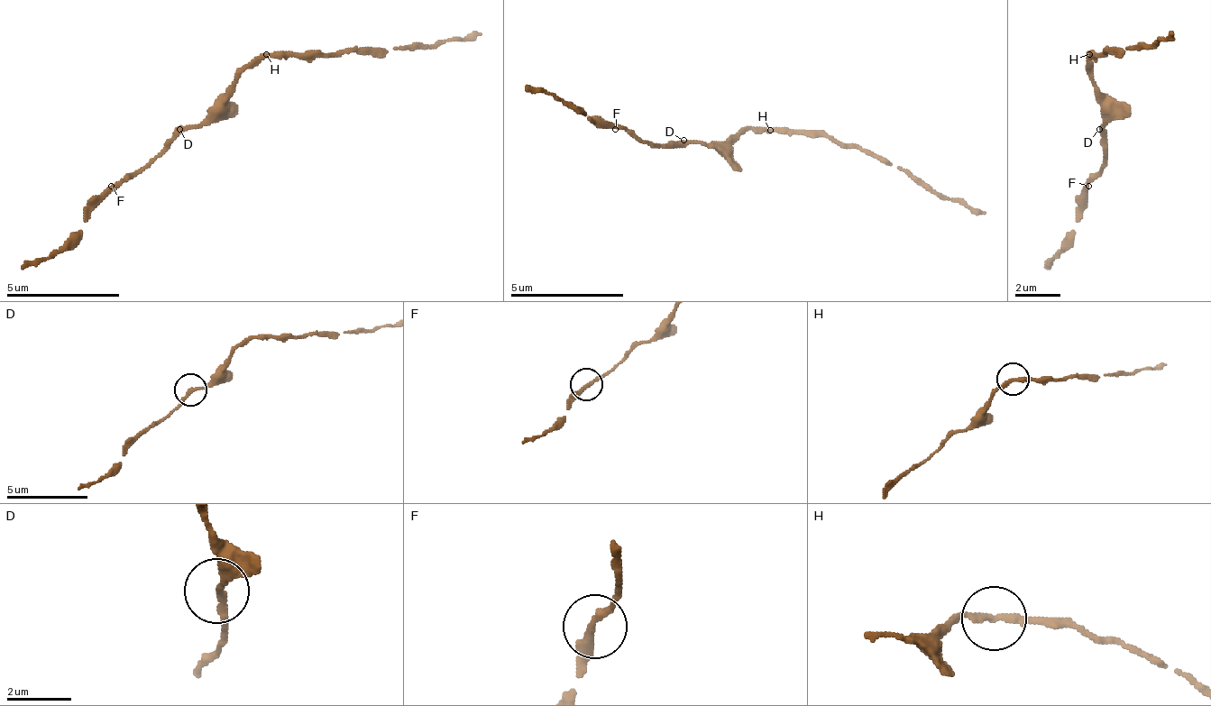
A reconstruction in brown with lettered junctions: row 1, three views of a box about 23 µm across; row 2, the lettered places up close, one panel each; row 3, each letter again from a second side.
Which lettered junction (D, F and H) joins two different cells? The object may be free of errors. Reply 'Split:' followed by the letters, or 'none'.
Split: none

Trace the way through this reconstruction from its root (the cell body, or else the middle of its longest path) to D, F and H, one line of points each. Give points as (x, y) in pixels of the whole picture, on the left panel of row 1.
D: (230, 95), (202, 123), (185, 123), (179, 129)
F: (230, 95), (202, 123), (185, 123), (140, 169), (123, 174), (111, 186)
H: (230, 95), (230, 84), (264, 55)

